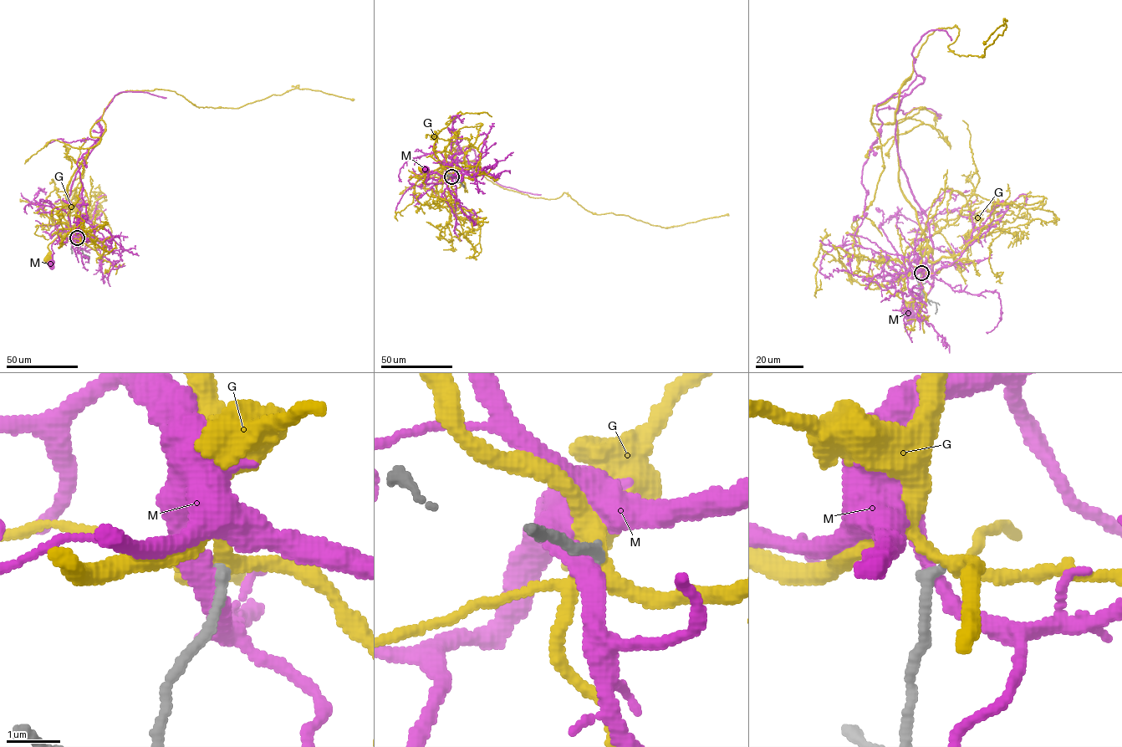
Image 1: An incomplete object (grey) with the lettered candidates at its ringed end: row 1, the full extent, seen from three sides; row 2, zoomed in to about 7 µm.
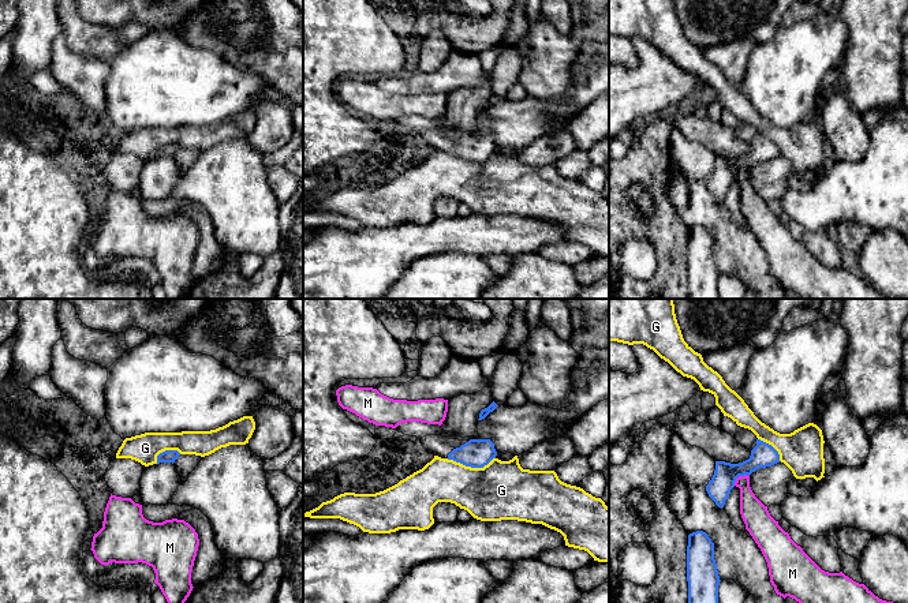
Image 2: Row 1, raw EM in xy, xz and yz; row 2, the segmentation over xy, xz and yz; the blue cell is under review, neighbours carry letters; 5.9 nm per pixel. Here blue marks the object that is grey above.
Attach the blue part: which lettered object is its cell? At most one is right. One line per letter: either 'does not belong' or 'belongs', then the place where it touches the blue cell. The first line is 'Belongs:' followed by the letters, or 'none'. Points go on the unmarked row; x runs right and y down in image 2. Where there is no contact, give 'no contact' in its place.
Belongs: none
G: does not belong; contact xz (470, 160)
M: does not belong; contact yz (739, 169)

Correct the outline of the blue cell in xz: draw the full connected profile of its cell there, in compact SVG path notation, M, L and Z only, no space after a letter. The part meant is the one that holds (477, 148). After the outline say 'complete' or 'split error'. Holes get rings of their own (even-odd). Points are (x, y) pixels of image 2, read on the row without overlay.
M426 130L421 132L421 138L434 150L453 154L471 162L483 162L497 150L494 138L490 134L459 135L441 130Z | split error

